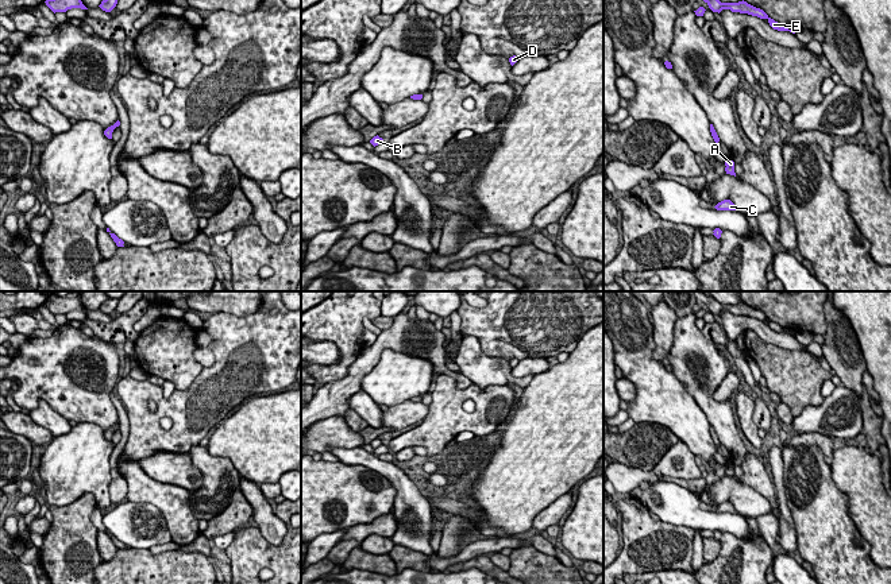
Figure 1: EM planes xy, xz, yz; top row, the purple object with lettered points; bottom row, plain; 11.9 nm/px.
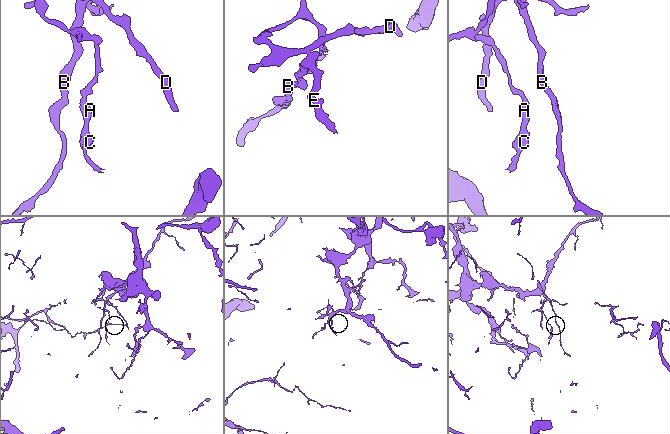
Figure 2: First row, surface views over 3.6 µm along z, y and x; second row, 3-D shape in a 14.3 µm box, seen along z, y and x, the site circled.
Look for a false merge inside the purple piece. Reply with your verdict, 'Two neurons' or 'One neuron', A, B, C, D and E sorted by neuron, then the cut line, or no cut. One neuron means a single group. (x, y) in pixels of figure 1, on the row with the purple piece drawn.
Two neurons. Groups: A C / B D E. Split along xy (111, 126), (116, 126)

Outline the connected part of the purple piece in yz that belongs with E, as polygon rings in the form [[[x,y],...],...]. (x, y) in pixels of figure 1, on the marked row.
[[[703,0],[703,1],[709,5],[709,8],[713,12],[718,12],[720,13],[722,9],[730,9],[732,12],[748,13],[748,15],[752,15],[752,16],[757,16],[760,19],[767,19],[770,26],[774,30],[790,31],[790,32],[795,34],[795,31],[784,28],[782,24],[779,24],[778,22],[771,19],[763,9],[751,5],[751,4],[748,4],[744,0],[738,1],[738,3],[721,3],[720,0]]]

